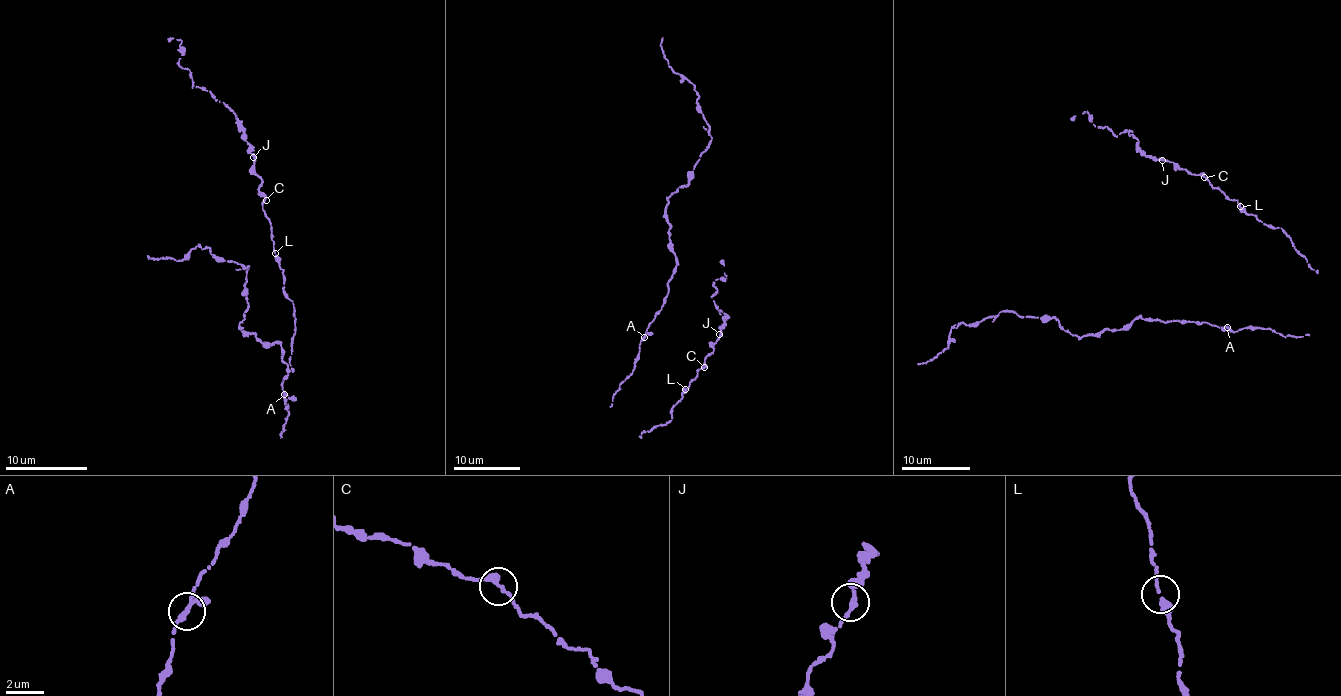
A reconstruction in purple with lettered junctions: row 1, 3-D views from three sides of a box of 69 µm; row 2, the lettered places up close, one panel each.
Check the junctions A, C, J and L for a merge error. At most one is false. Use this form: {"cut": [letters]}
{"cut": []}

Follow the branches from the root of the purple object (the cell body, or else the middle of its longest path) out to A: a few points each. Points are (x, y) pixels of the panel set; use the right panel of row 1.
A: (1292, 336), (1284, 337), (1261, 327), (1233, 332), (1227, 327)

